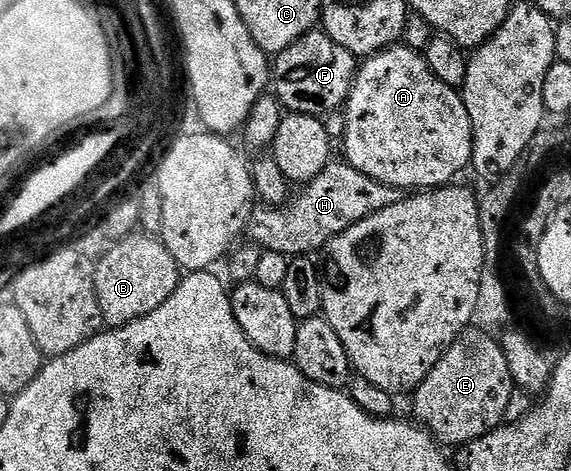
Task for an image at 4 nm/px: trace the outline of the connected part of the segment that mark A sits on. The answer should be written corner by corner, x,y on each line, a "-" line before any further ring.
397,43
391,49
381,49
378,53
373,53
357,68
356,79
352,83
352,90
348,96
346,104
343,106
344,113
344,153
346,161
364,172
368,176
372,176
375,180
380,180
384,184
392,185
394,188
400,188
405,191
431,191
439,189
443,186
453,184
457,180
456,177
465,168
466,170
472,163
472,124
470,123
470,115
466,111
466,103
463,96
453,86
442,83
442,79
438,79
438,75
434,75
434,71
428,65
428,58
423,52
415,49
409,49
403,43

